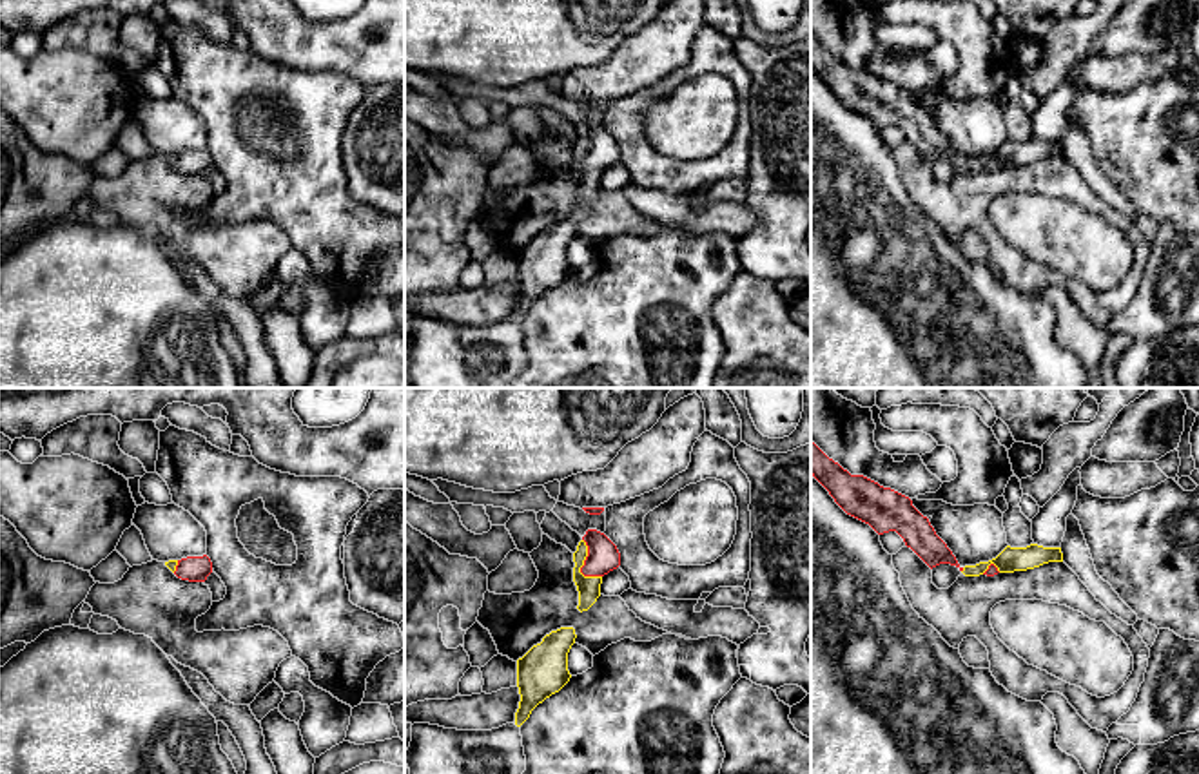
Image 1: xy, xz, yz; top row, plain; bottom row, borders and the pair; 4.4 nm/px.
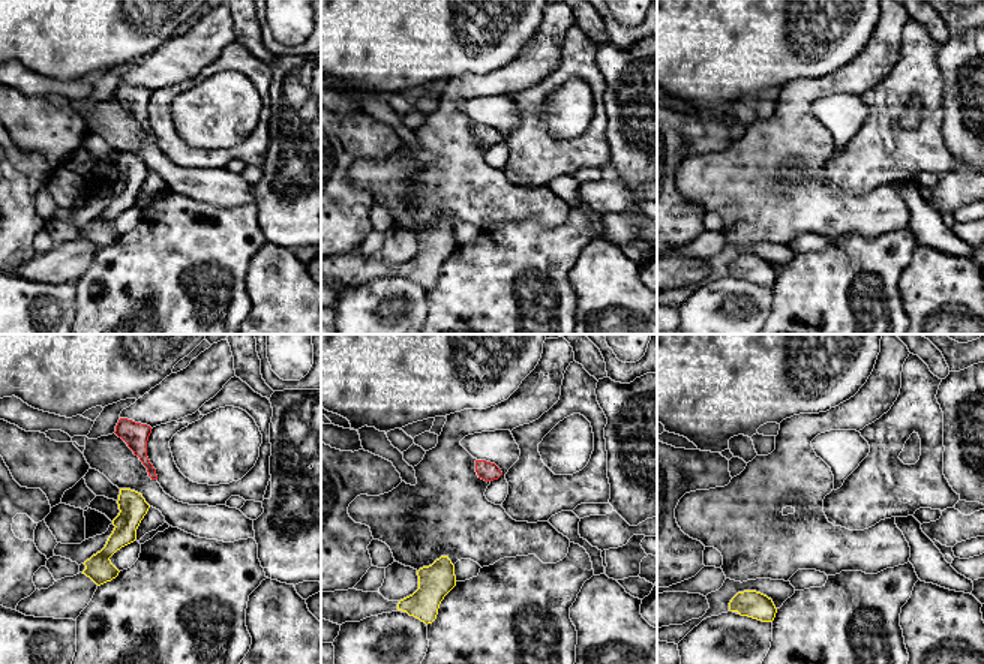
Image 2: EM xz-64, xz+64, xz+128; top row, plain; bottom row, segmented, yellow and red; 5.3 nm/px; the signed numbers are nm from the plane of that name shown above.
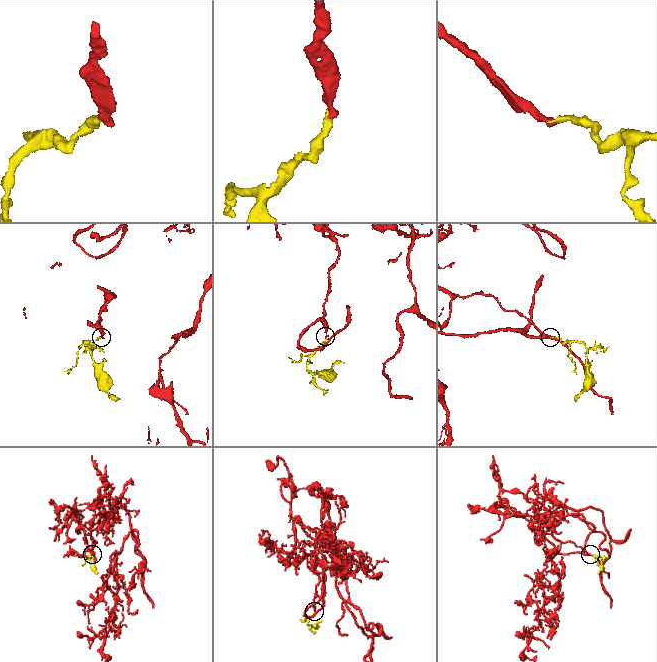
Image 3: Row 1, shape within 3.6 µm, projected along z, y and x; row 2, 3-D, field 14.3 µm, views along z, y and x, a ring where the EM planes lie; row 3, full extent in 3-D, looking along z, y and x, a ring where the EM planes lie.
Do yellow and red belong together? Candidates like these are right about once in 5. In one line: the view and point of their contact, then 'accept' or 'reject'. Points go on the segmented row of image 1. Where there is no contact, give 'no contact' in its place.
contact xz (583, 564); accept

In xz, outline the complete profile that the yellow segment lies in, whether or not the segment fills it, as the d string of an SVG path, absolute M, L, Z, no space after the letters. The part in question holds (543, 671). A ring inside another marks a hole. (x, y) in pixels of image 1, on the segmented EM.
M561 627L546 634L541 643L517 660L517 687L521 694L515 712L517 727L530 718L539 703L570 682L568 653L575 638L573 627Z

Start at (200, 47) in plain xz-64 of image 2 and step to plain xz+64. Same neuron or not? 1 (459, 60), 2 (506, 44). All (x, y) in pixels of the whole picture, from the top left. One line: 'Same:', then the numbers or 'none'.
Same: none

